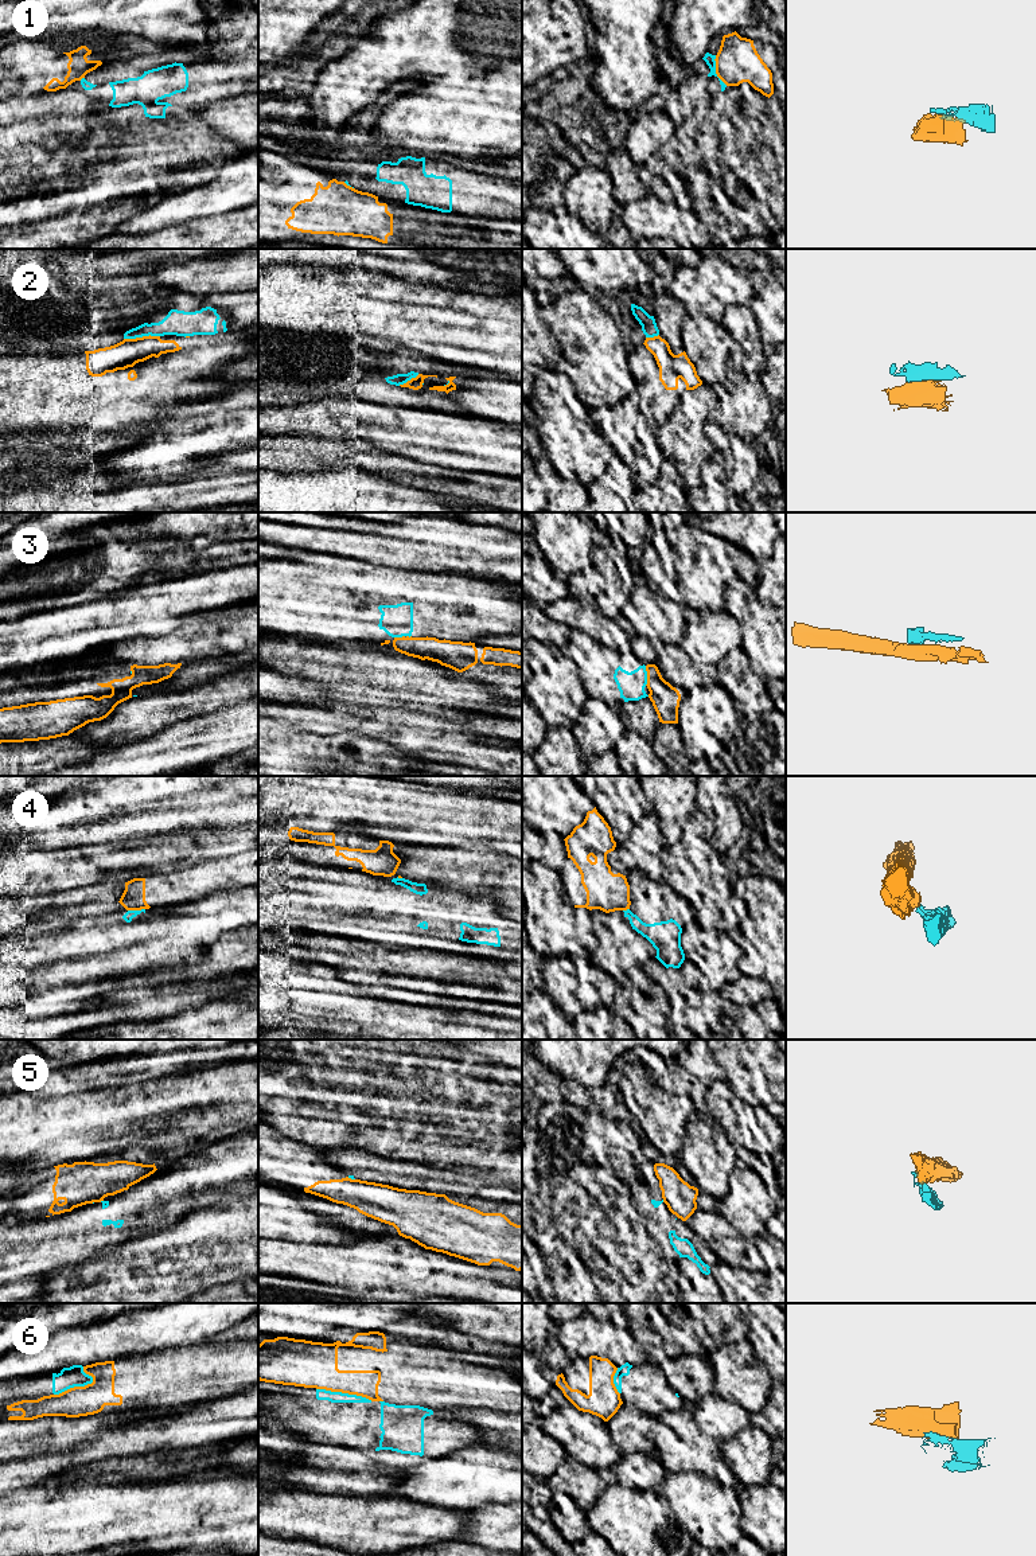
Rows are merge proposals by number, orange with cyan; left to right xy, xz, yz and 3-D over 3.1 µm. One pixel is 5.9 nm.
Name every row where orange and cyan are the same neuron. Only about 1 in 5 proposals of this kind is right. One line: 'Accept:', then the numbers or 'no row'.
Accept: no row

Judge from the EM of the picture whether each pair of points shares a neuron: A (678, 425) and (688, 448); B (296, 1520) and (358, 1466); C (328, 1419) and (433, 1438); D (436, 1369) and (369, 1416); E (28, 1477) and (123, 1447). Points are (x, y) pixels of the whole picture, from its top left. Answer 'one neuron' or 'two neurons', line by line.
A: one neuron
B: two neurons
C: one neuron
D: two neurons
E: one neuron

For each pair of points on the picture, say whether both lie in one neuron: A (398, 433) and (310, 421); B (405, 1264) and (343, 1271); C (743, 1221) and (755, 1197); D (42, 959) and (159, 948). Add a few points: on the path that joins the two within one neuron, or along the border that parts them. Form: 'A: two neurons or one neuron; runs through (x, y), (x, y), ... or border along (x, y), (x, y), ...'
A: one neuron; runs through (377, 426), (358, 426), (353, 421), (331, 421)
B: one neuron; runs through (390, 1270), (358, 1270)
C: one neuron; runs through (743, 1215), (743, 1208), (748, 1202)
D: one neuron; runs through (71, 944), (129, 940)

